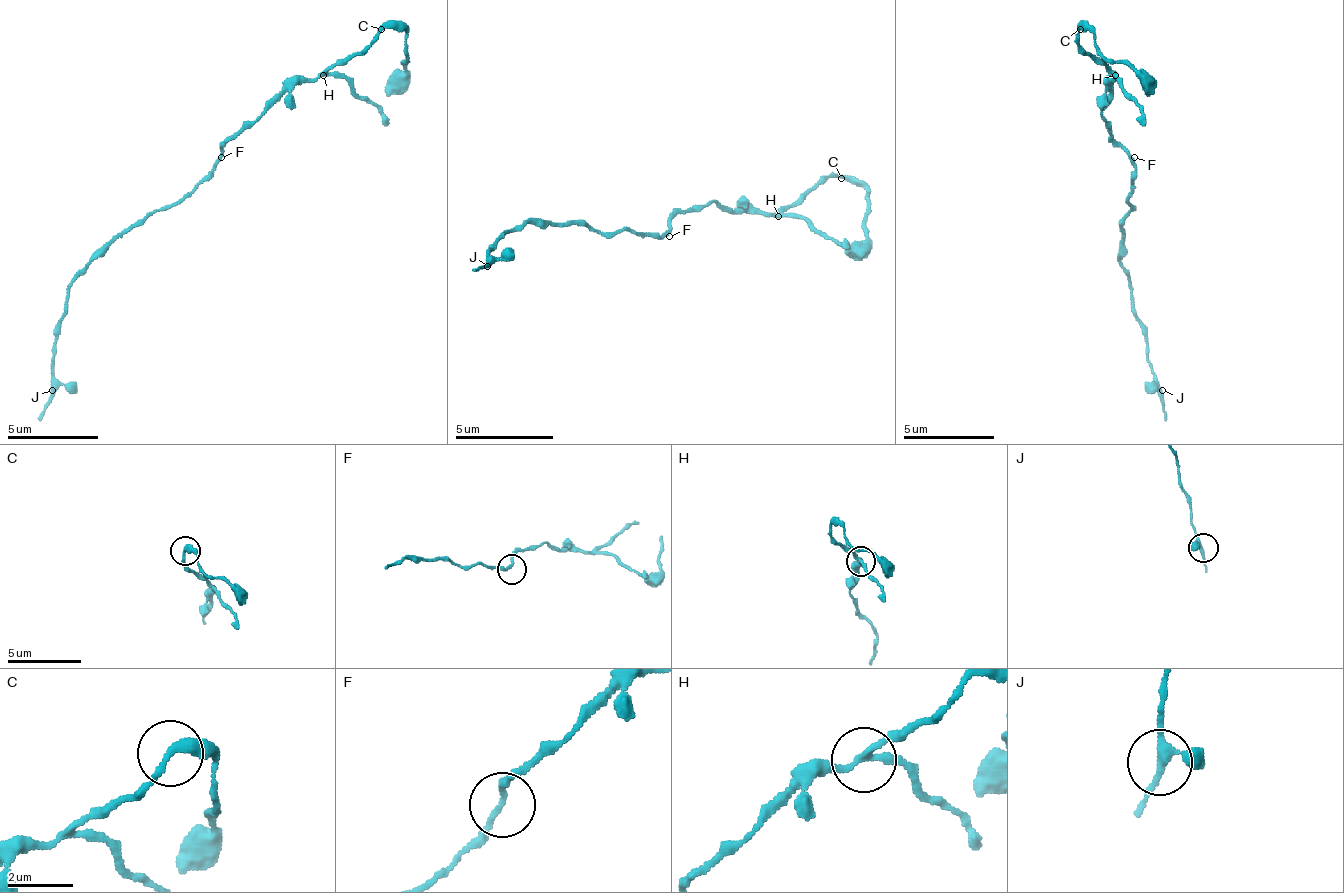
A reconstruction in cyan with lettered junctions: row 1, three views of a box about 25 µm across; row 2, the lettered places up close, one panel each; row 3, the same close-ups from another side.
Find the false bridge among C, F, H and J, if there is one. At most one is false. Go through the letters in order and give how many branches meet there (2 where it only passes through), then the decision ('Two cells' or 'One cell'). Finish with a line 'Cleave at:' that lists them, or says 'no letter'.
C: Branches: 2. One cell
F: Branches: 2. One cell
H: Branches: 3. Two cells
J: Branches: 3. One cell
Cleave at: H

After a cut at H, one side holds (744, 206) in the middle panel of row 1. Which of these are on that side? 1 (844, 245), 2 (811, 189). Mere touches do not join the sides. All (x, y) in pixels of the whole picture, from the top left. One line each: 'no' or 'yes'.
1: no
2: yes

